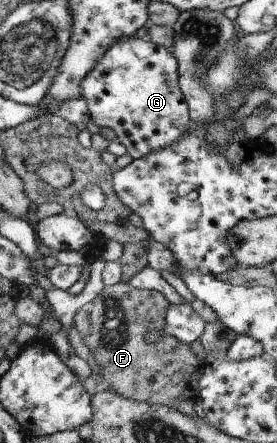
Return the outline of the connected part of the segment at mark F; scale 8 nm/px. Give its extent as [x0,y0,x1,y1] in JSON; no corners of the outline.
[81,243,207,410]

